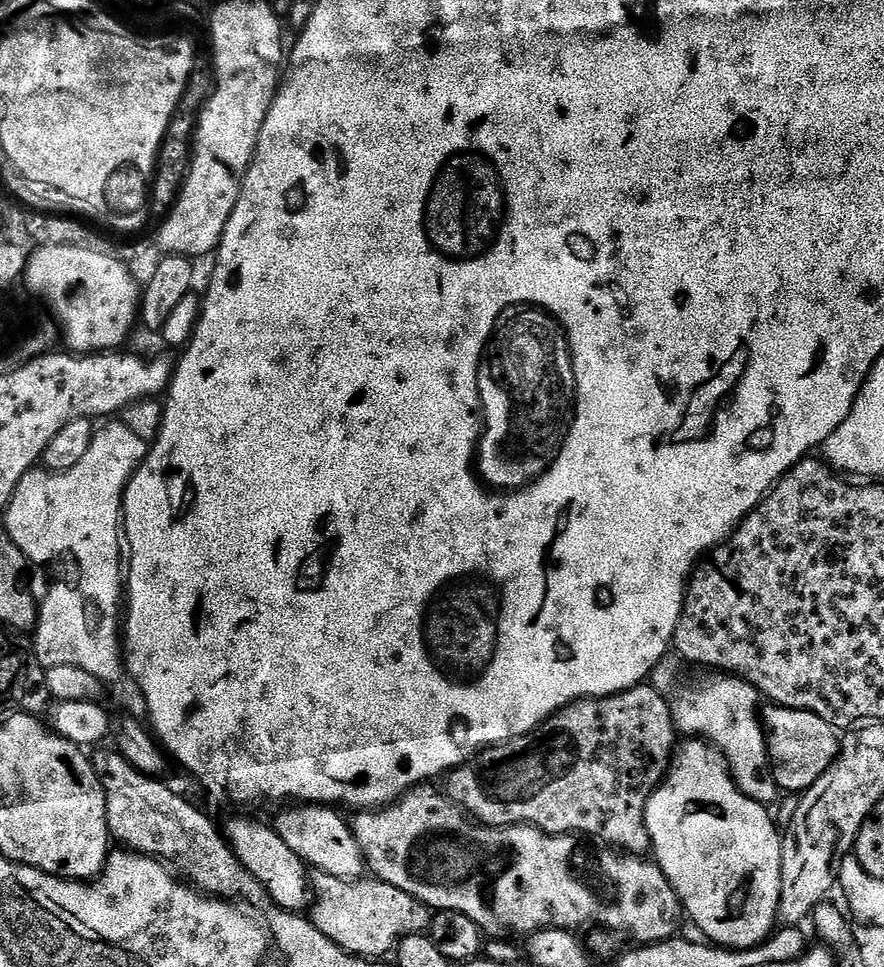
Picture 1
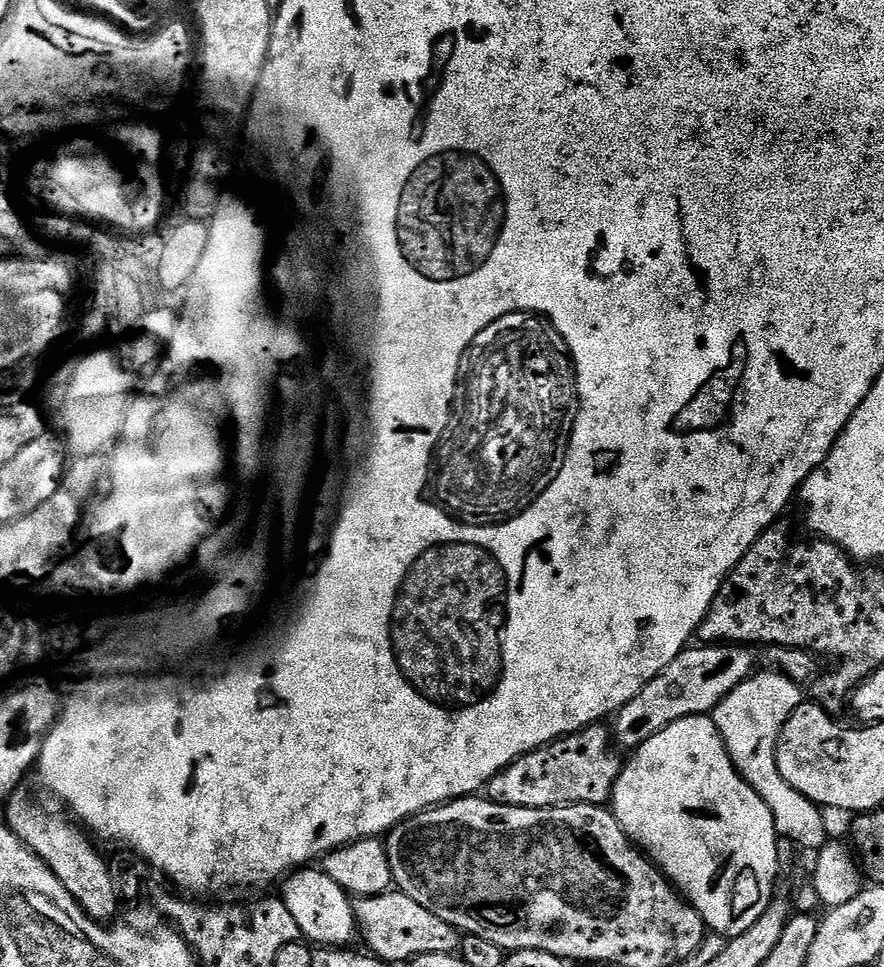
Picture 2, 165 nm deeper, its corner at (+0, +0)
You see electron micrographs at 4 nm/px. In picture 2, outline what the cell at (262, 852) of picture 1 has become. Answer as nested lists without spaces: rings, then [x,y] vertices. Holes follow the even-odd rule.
[[[308,868],[291,875],[282,893],[286,910],[298,922],[298,930],[302,930],[304,940],[313,945],[329,950],[344,950],[349,947],[352,939],[357,939],[356,910],[348,893],[327,876],[324,871]]]

